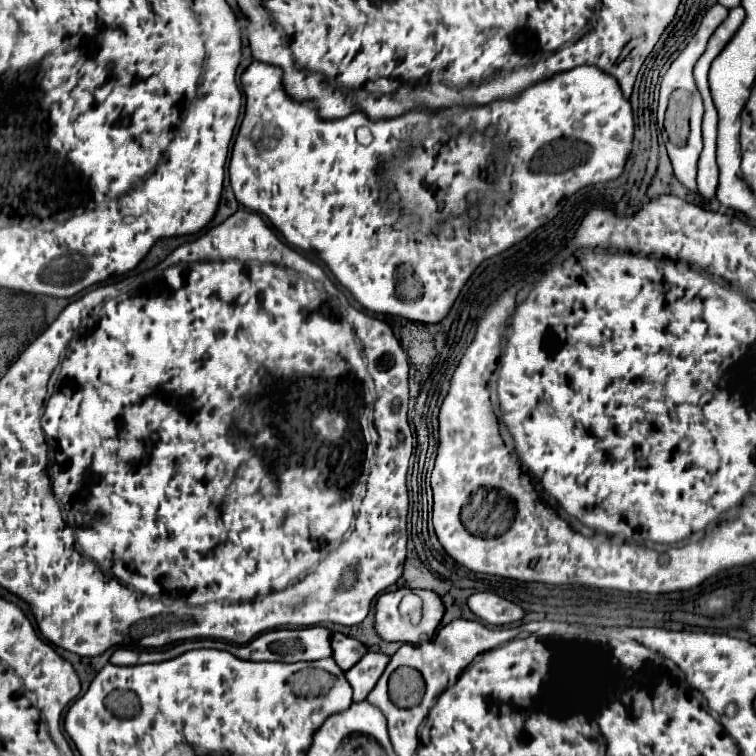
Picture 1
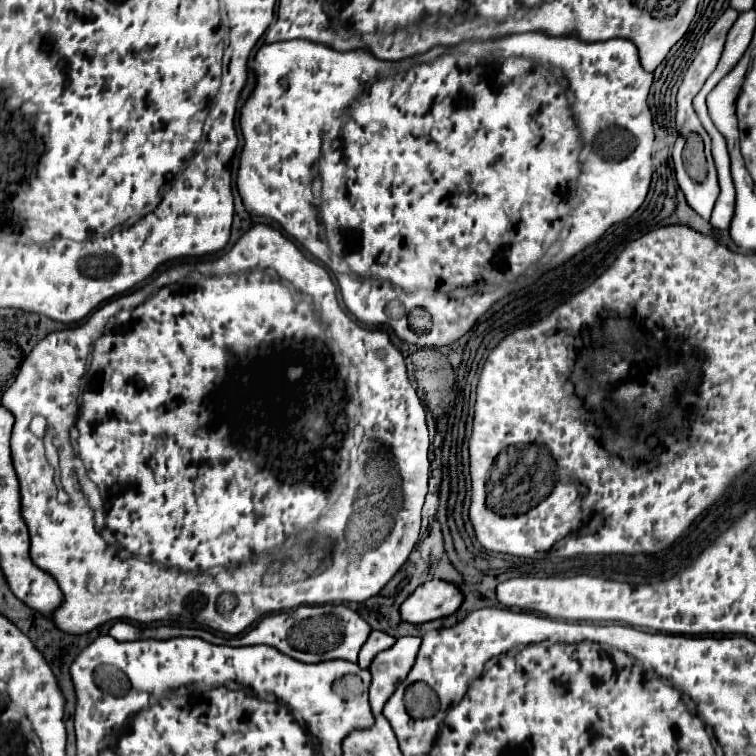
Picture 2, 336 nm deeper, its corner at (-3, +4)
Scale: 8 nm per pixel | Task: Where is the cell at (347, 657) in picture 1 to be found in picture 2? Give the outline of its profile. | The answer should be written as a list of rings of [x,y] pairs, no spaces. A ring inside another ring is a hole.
[[[373,630],[373,632],[369,634],[369,638],[367,638],[367,642],[361,646],[359,666],[361,666],[361,668],[369,668],[371,660],[373,660],[379,652],[391,648],[393,644],[395,644],[395,638],[383,634],[383,632],[375,632],[375,630]]]

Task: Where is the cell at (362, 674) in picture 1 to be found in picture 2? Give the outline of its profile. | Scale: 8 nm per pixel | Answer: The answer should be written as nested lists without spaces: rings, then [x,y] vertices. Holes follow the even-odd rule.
[[[405,636],[405,638],[397,638],[397,642],[379,652],[371,666],[371,688],[369,688],[369,704],[373,714],[379,714],[383,710],[383,704],[387,702],[387,698],[395,692],[395,686],[407,676],[407,672],[411,670],[417,650],[421,646],[421,638],[415,636]]]

